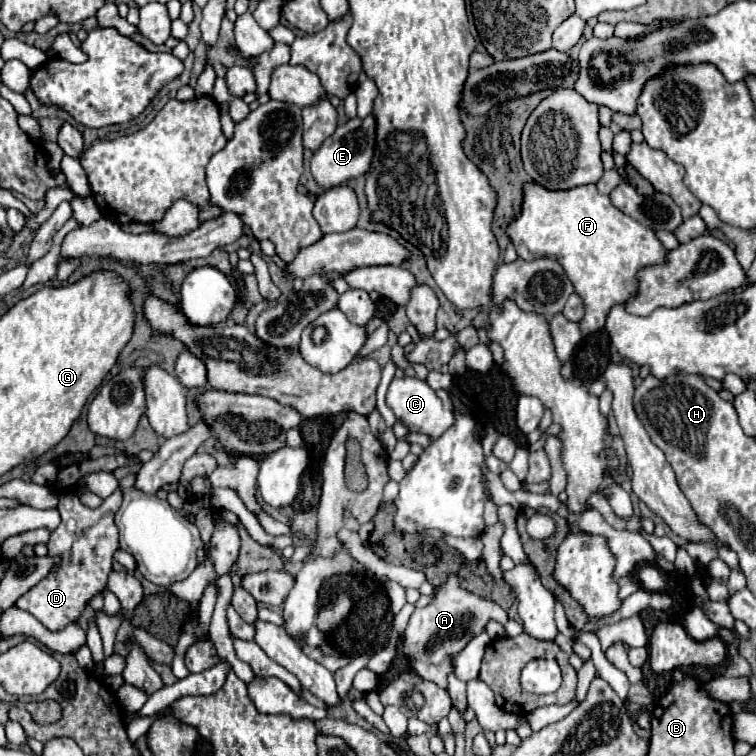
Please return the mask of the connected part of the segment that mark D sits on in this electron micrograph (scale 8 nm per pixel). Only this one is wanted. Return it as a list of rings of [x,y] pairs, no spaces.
[[[115,490],[103,504],[95,510],[89,510],[81,504],[77,494],[60,492],[57,509],[61,512],[61,524],[51,532],[49,540],[49,554],[59,554],[61,566],[57,566],[45,580],[41,580],[35,588],[23,594],[17,600],[21,610],[31,612],[47,630],[59,632],[67,624],[77,622],[85,604],[105,590],[107,576],[113,564],[113,552],[119,548],[119,534],[113,522],[115,510],[121,504],[121,490]]]

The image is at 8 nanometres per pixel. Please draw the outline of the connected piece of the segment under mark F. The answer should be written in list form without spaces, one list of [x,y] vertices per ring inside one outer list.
[[[535,182],[525,184],[521,216],[509,224],[507,234],[519,258],[533,260],[545,256],[565,268],[575,292],[585,302],[585,316],[579,322],[585,336],[601,330],[607,312],[637,290],[639,270],[663,264],[667,258],[667,250],[655,232],[615,208],[609,196],[599,194],[593,184],[559,192],[545,190]]]

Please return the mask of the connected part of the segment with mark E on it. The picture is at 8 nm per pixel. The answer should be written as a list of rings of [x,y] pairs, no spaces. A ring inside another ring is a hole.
[[[367,116],[365,120],[353,118],[347,124],[339,126],[311,158],[311,174],[315,182],[319,184],[319,188],[329,190],[347,180],[363,176],[371,166],[373,146],[375,146],[375,118],[373,116]]]

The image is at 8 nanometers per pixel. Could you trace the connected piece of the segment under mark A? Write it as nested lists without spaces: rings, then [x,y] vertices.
[[[449,574],[447,580],[435,588],[433,600],[425,608],[415,608],[411,614],[403,632],[403,656],[409,660],[409,666],[415,674],[447,690],[447,676],[455,670],[455,656],[469,644],[471,638],[485,632],[489,620],[505,624],[509,618],[499,604],[465,590],[459,582],[459,576]]]

